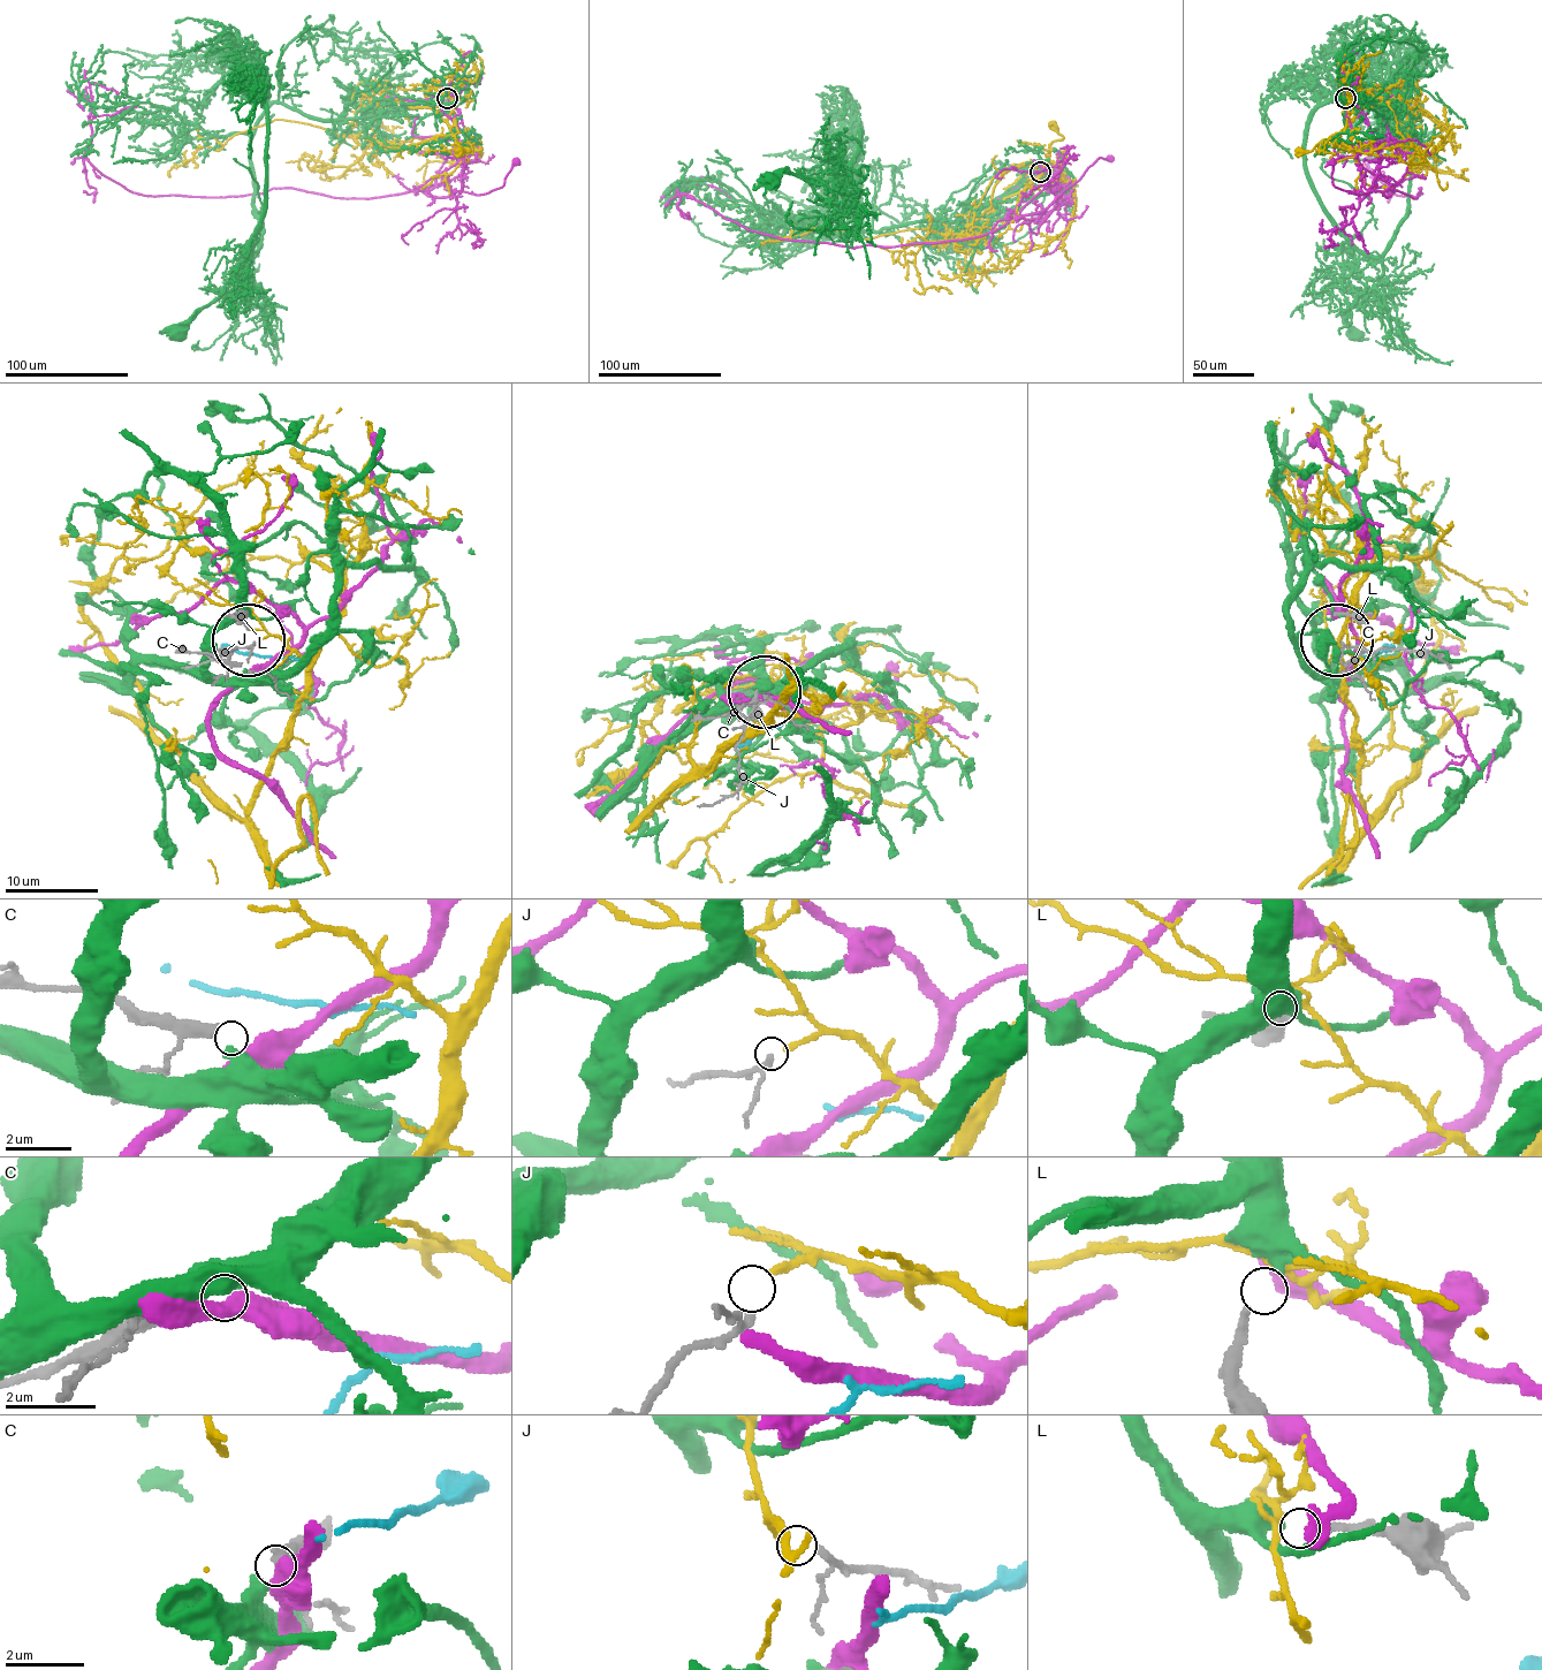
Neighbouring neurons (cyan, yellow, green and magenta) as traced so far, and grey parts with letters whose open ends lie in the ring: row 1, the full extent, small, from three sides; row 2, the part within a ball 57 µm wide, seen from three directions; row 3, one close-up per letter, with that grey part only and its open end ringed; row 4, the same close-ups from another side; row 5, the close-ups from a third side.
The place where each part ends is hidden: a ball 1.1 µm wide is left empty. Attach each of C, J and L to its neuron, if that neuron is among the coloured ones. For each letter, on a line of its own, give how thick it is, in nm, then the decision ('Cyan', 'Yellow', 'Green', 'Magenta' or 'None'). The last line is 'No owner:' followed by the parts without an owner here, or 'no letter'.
C: Thickness 240 nm. None
J: Thickness 130 nm. Yellow
L: Thickness 180 nm. Green
No owner: C

